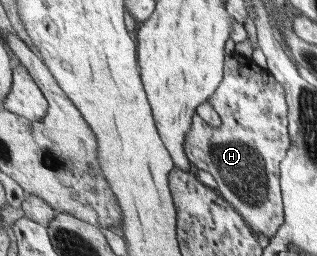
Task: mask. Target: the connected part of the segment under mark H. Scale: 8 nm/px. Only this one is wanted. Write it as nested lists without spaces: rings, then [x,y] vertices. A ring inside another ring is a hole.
[[[229,49],[224,80],[208,102],[222,119],[219,128],[195,115],[185,143],[185,152],[194,166],[208,171],[218,184],[217,191],[246,219],[255,233],[275,237],[285,223],[281,193],[281,161],[291,137],[287,119],[285,89],[268,70]]]

